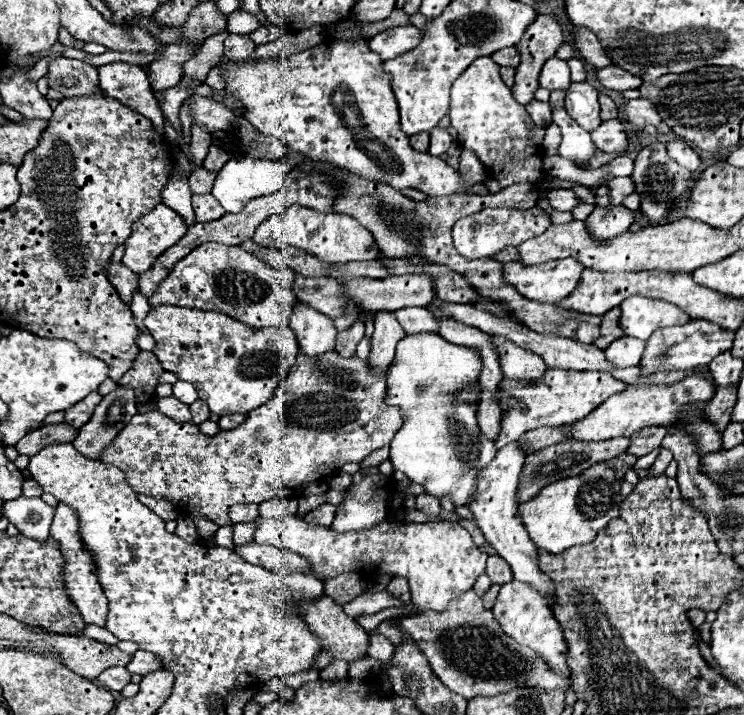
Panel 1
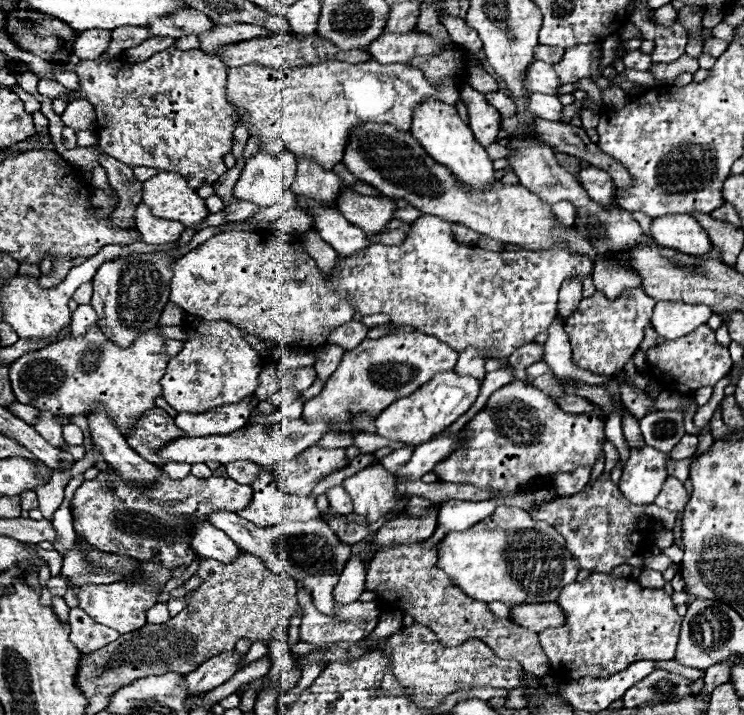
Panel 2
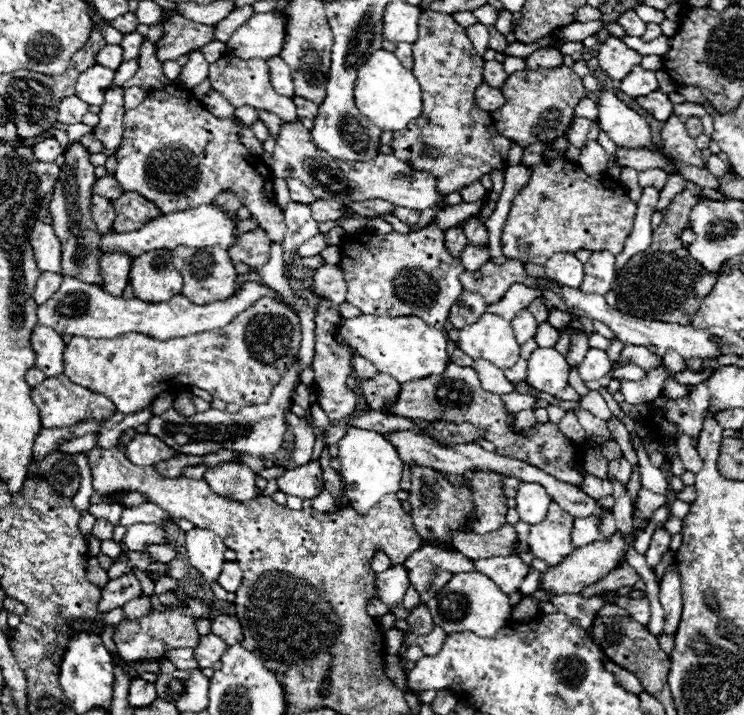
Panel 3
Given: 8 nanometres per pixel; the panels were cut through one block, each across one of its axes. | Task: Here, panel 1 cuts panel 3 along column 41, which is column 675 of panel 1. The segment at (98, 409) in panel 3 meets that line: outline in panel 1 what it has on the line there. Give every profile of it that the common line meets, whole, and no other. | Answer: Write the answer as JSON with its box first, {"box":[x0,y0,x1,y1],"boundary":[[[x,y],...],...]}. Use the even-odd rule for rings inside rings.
{"box":[568,378,716,442],"boundary":[[[686,378],[682,382],[676,382],[672,386],[630,386],[624,390],[624,394],[614,394],[608,398],[608,402],[602,402],[588,418],[582,418],[580,422],[574,422],[568,426],[568,438],[570,440],[584,440],[584,442],[600,442],[610,440],[618,436],[632,436],[636,430],[642,430],[646,426],[674,426],[680,414],[680,408],[688,402],[704,404],[716,394],[716,386],[706,378]]]}

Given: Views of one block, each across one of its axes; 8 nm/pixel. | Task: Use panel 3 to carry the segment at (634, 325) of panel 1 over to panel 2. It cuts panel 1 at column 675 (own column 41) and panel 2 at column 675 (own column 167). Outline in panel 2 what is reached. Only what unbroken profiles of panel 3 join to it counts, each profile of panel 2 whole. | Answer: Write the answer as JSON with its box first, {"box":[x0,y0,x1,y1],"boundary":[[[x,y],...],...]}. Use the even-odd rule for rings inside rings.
{"box":[652,302,712,340],"boundary":[[[656,302],[652,328],[666,340],[682,338],[706,324],[712,312],[706,306],[684,306],[684,302]]]}

